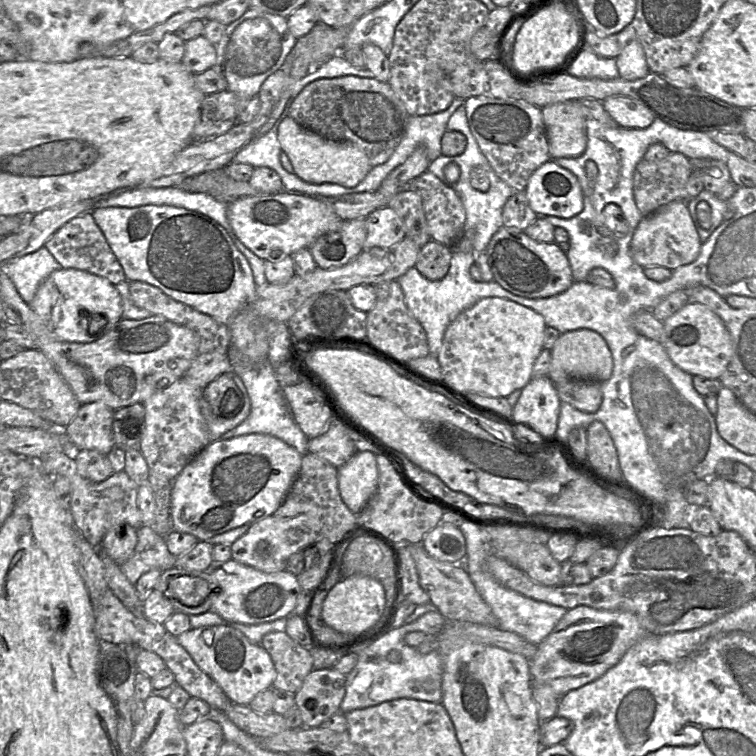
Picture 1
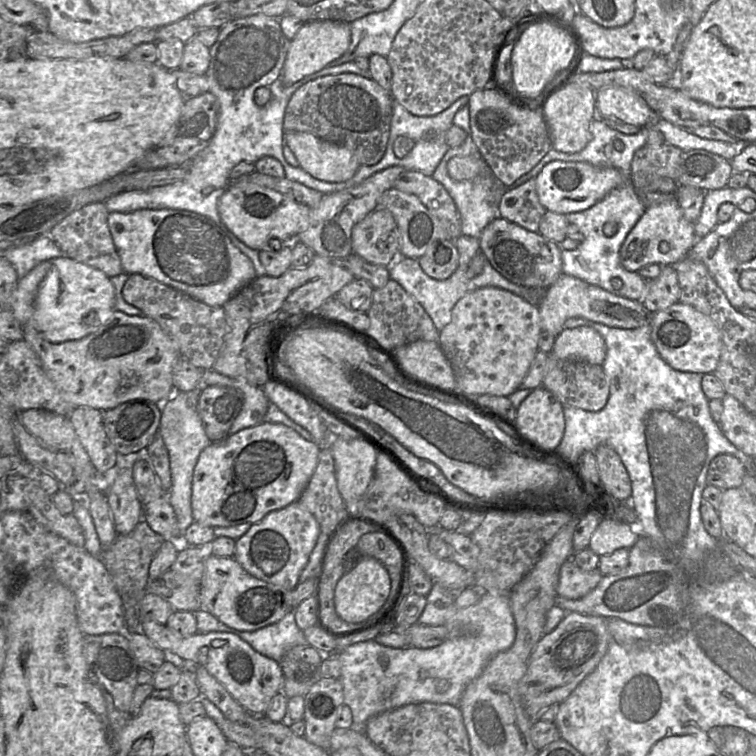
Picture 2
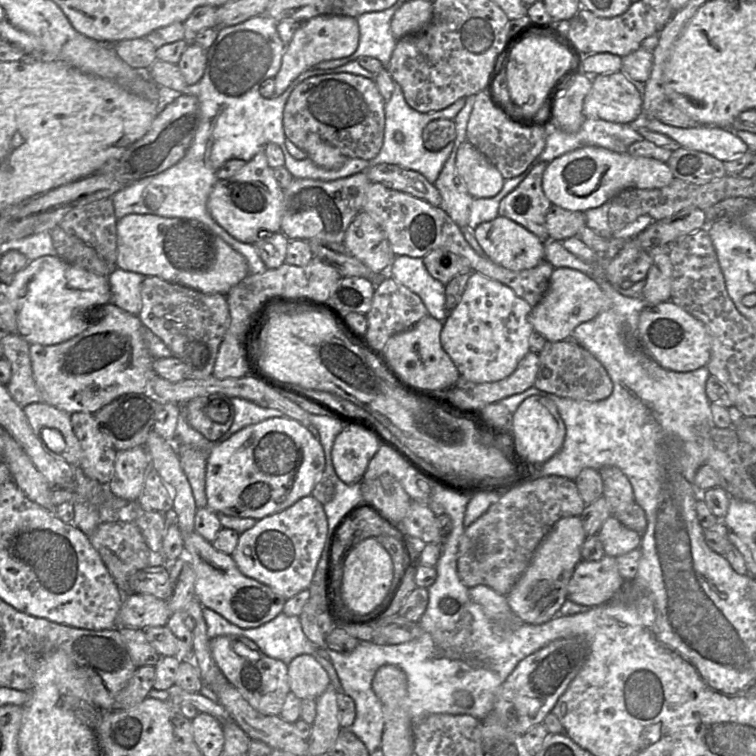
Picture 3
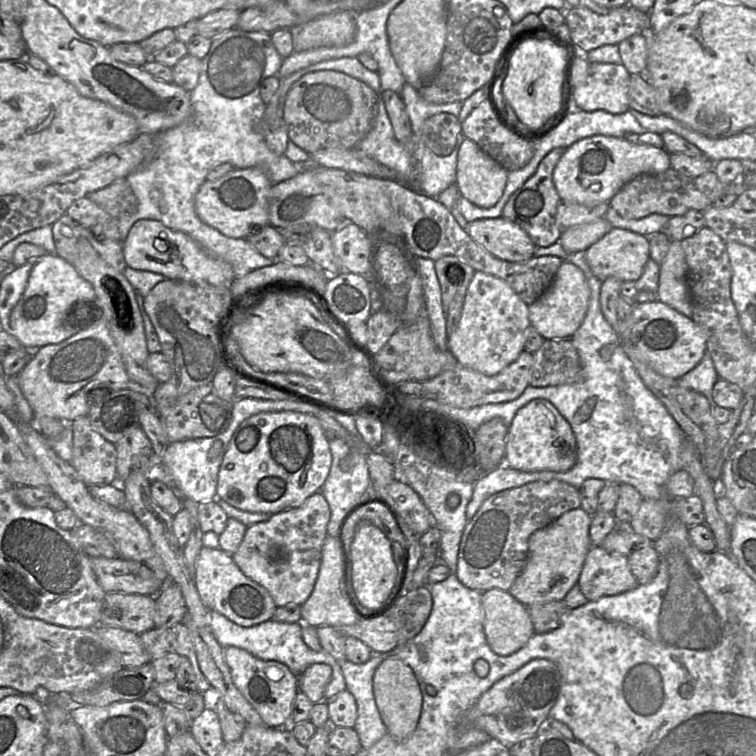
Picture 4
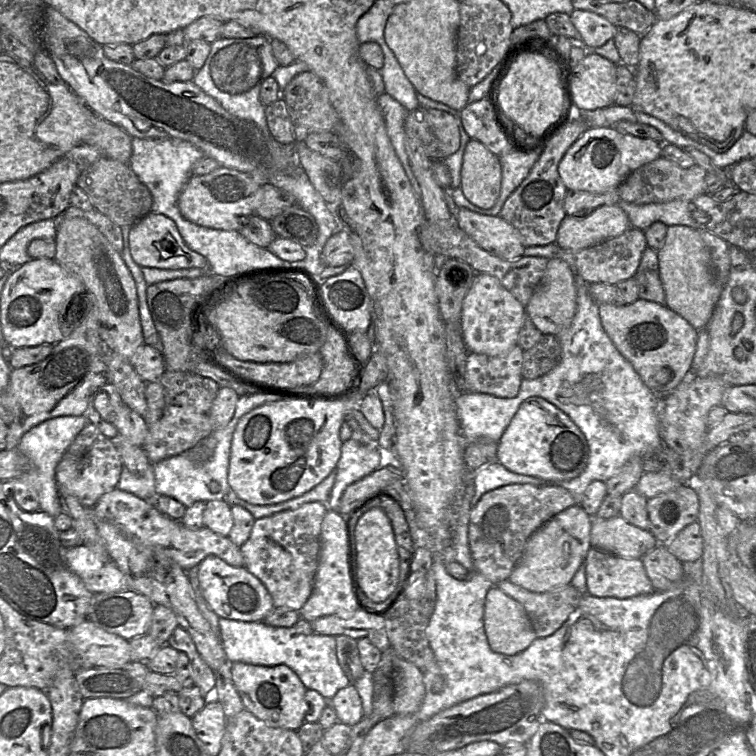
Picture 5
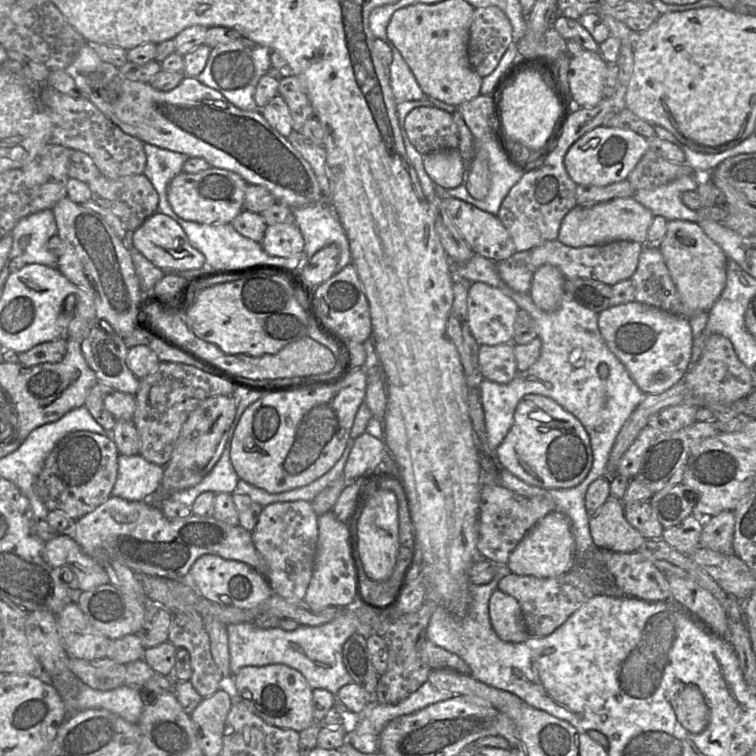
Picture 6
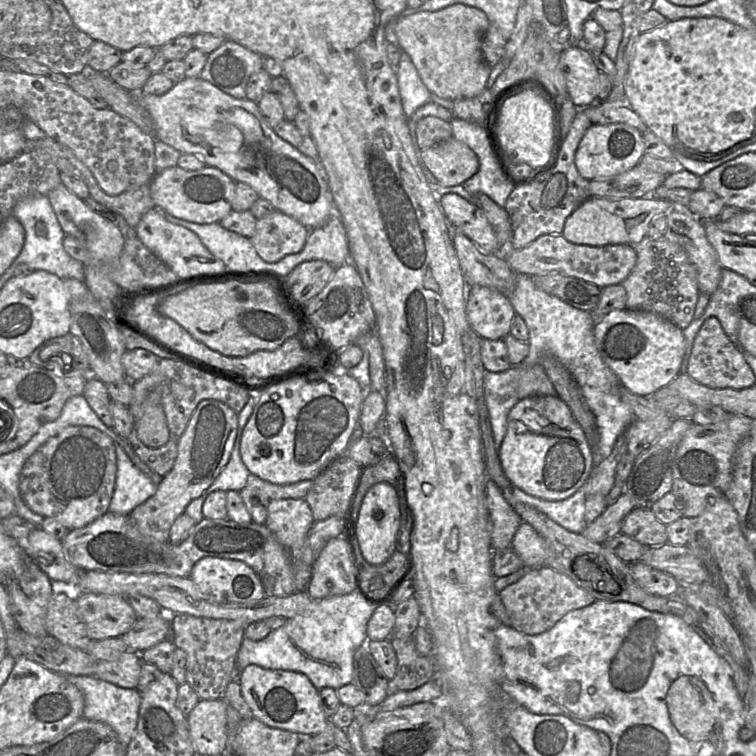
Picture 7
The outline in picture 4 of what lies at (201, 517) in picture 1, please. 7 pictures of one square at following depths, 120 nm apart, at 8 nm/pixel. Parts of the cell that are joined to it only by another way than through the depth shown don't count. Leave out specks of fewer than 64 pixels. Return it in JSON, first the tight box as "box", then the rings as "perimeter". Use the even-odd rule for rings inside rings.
{"box":[216,411,331,514],"perimeter":[[[293,411],[258,413],[241,423],[229,443],[218,472],[216,499],[253,513],[276,514],[296,508],[321,490],[331,464],[329,441],[316,417]]]}

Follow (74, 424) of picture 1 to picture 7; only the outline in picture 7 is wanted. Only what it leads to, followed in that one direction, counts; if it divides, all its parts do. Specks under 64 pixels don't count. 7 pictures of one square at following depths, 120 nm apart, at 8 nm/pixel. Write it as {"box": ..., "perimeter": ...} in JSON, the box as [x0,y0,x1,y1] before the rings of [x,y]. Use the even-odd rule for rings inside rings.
{"box":[19,426,116,530],"perimeter":[[[67,426],[25,461],[19,478],[20,494],[33,512],[55,518],[68,530],[82,528],[108,511],[116,471],[110,437],[91,426]]]}

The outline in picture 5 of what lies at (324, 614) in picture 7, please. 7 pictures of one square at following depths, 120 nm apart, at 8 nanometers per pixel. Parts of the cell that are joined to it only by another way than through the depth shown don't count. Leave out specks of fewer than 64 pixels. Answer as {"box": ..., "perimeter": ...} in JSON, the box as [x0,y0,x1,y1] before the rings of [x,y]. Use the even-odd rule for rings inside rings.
{"box":[219,618,350,699],"perimeter":[[[219,618],[219,636],[230,663],[244,662],[254,665],[287,665],[301,679],[307,689],[319,692],[325,699],[348,686],[350,680],[339,665],[336,637],[313,633],[297,633],[293,627],[273,627],[264,622],[244,622]]]}

